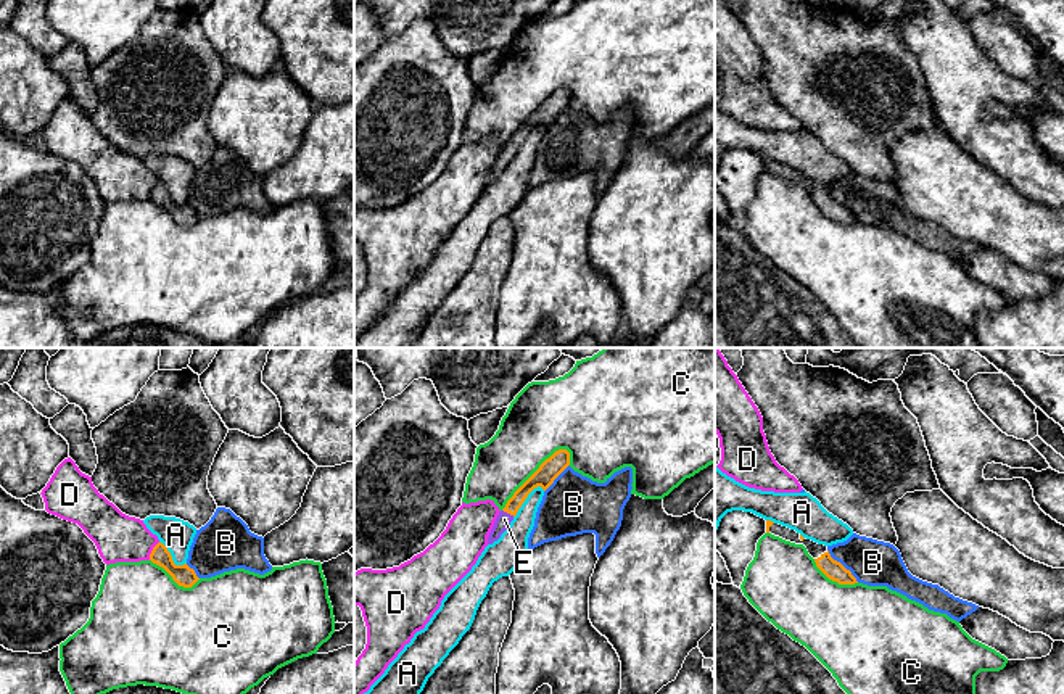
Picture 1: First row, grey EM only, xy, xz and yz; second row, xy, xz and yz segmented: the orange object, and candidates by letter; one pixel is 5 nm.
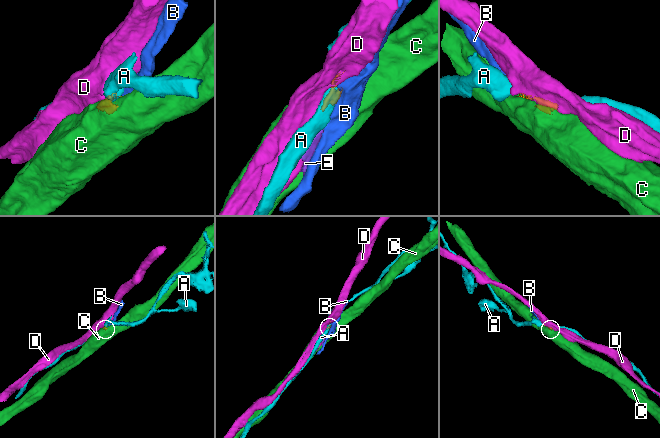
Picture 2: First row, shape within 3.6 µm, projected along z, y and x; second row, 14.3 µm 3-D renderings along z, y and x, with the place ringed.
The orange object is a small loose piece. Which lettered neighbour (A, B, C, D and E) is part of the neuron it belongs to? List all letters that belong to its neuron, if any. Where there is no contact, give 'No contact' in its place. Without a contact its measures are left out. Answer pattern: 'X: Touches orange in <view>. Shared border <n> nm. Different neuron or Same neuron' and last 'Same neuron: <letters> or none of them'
A: Touches orange in xz. Shared border 220 nm. Different neuron
B: Touches orange in yz. Shared border 220 nm. Different neuron
C: Touches orange in xz. Shared border 460 nm. Different neuron
D: Touches orange in xy. Shared border 110 nm. Different neuron
E: Touches orange in xz. Shared border 70 nm. Same neuron
Same neuron: E

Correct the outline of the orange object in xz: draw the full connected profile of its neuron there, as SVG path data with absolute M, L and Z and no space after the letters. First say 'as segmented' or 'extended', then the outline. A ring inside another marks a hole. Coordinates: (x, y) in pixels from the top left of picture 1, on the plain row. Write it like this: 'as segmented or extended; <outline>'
extended; M559 89L549 98L546 98L539 108L513 132L505 147L499 151L488 176L488 184L493 184L501 177L534 127L541 126L546 130L568 105L570 92L567 89Z

